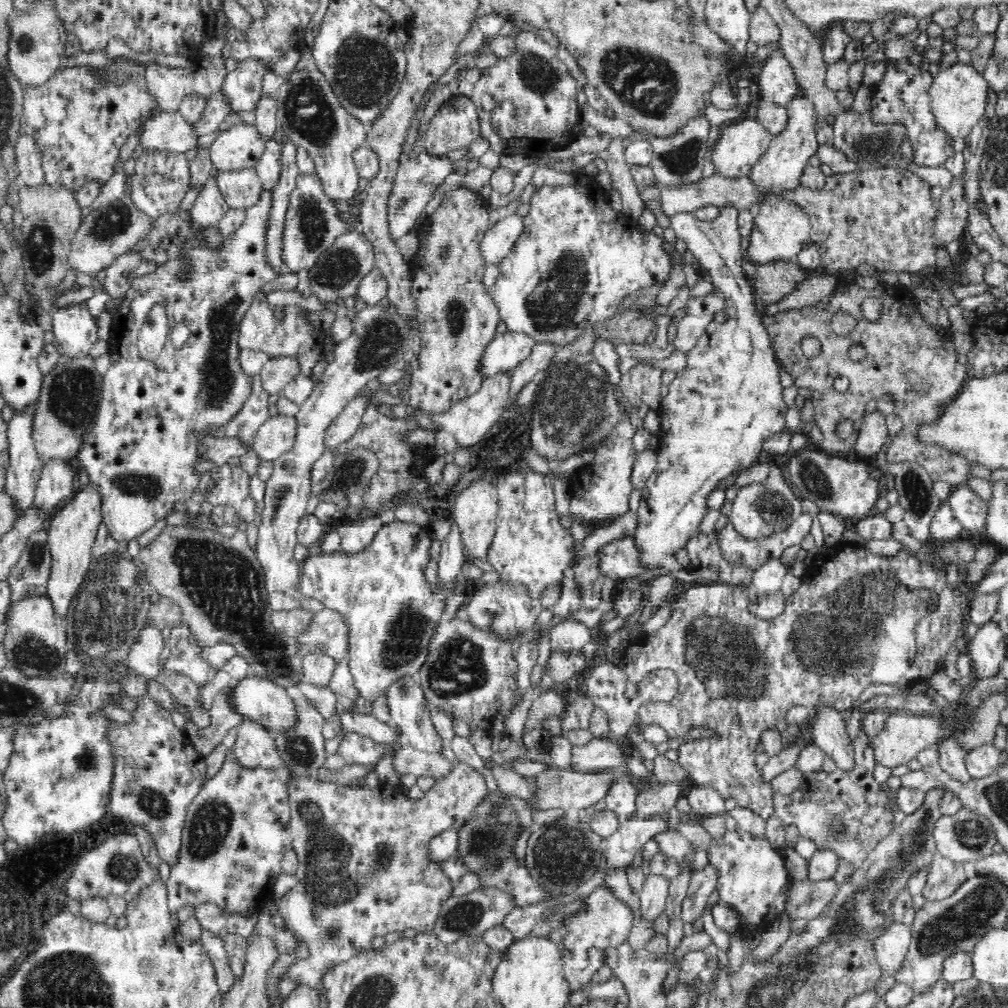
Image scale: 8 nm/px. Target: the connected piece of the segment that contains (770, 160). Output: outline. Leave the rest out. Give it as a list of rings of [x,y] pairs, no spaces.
[[[799,88],[785,104],[785,109],[787,110],[786,126],[773,136],[768,151],[750,172],[750,177],[754,179],[754,183],[758,184],[758,188],[761,188],[761,192],[773,194],[773,196],[780,190],[792,190],[795,186],[801,185],[800,177],[806,165],[809,164],[808,159],[817,154],[819,146],[817,124],[820,118],[812,97]]]

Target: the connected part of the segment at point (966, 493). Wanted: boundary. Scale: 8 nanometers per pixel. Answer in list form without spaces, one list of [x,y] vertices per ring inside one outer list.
[[[956,485],[948,496],[948,507],[954,518],[962,525],[965,535],[977,541],[984,541],[986,534],[981,530],[986,524],[988,504],[967,485]]]

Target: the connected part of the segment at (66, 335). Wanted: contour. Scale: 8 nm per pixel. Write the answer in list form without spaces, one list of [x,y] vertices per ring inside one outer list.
[[[86,301],[58,308],[51,316],[52,329],[50,331],[50,343],[55,346],[56,350],[70,359],[87,356],[90,348],[98,340],[98,325],[96,317],[89,311]]]

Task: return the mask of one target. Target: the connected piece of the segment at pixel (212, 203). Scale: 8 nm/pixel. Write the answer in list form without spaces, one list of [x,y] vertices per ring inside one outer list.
[[[212,164],[210,169],[212,176],[199,188],[190,208],[192,221],[198,221],[203,225],[218,225],[228,212],[228,203],[216,180],[219,171],[218,167]]]

